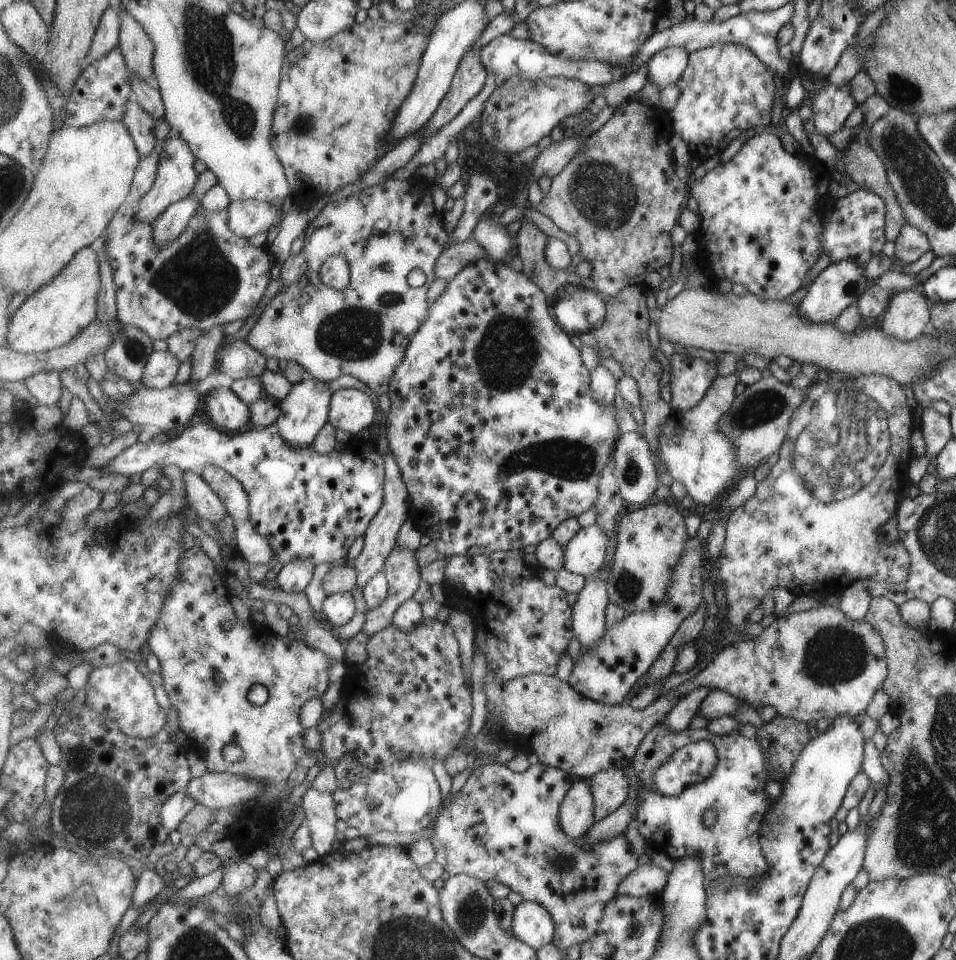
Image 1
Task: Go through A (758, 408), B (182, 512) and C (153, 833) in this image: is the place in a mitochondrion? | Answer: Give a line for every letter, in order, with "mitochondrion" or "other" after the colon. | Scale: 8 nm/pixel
A: mitochondrion
B: other
C: other

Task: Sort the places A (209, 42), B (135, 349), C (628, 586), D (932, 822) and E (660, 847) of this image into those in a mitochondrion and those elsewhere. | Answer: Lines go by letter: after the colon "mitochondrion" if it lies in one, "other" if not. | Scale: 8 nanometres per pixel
A: mitochondrion
B: mitochondrion
C: mitochondrion
D: mitochondrion
E: other

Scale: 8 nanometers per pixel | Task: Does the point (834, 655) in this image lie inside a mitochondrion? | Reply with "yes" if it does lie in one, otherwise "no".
yes

